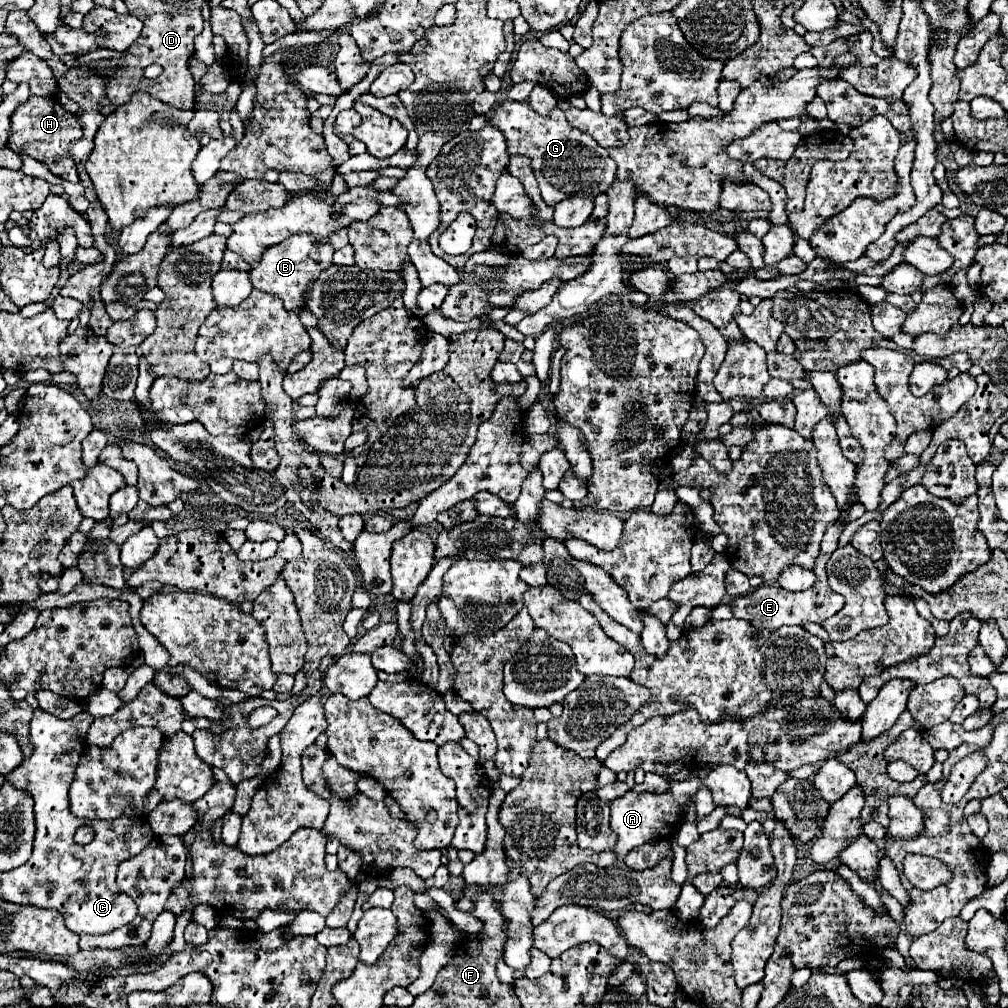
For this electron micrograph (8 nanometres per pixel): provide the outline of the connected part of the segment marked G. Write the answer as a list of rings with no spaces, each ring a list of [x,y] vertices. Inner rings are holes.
[[[503,100],[493,110],[493,118],[489,118],[487,124],[503,132],[509,154],[529,156],[541,198],[547,206],[555,206],[557,202],[571,196],[595,198],[597,194],[605,192],[615,180],[617,166],[609,158],[607,150],[601,148],[589,134],[573,128],[559,106],[555,106],[549,116],[541,116],[531,110],[527,102]]]

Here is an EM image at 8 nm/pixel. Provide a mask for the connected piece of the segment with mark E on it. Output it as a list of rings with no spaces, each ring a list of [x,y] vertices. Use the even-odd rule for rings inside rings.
[[[855,486],[851,488],[849,492],[849,502],[845,504],[845,508],[841,510],[841,516],[839,520],[835,520],[825,536],[823,536],[823,542],[821,542],[821,552],[815,560],[815,576],[817,576],[817,584],[805,592],[787,592],[783,590],[781,586],[775,586],[775,584],[763,584],[759,586],[757,590],[751,590],[747,596],[741,596],[741,598],[735,598],[731,604],[733,604],[733,616],[735,618],[743,618],[747,620],[749,624],[753,624],[755,628],[767,628],[767,630],[777,630],[781,628],[783,624],[805,624],[805,622],[817,622],[821,624],[825,618],[831,618],[835,614],[835,608],[843,608],[843,596],[841,594],[835,594],[829,584],[827,584],[827,572],[825,572],[825,562],[829,560],[831,552],[837,550],[837,542],[839,542],[839,536],[843,532],[843,524],[845,524],[845,518],[847,518],[847,510],[857,502],[857,494],[855,494]]]

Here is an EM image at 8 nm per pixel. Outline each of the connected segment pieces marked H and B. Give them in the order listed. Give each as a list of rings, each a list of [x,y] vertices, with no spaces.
[[[29,96],[29,100],[11,114],[11,136],[9,136],[9,148],[17,154],[27,154],[57,174],[59,178],[67,182],[79,182],[77,168],[73,158],[69,156],[69,144],[73,140],[79,140],[83,136],[83,128],[79,124],[79,118],[71,112],[67,112],[55,96],[41,98],[41,96]]]
[[[293,234],[285,238],[281,244],[275,244],[273,248],[265,250],[263,260],[259,262],[257,268],[251,270],[251,280],[253,288],[269,292],[273,296],[279,296],[285,304],[285,310],[291,312],[301,312],[307,308],[307,294],[309,286],[319,278],[323,270],[333,264],[333,246],[329,238],[315,238],[313,234]]]

